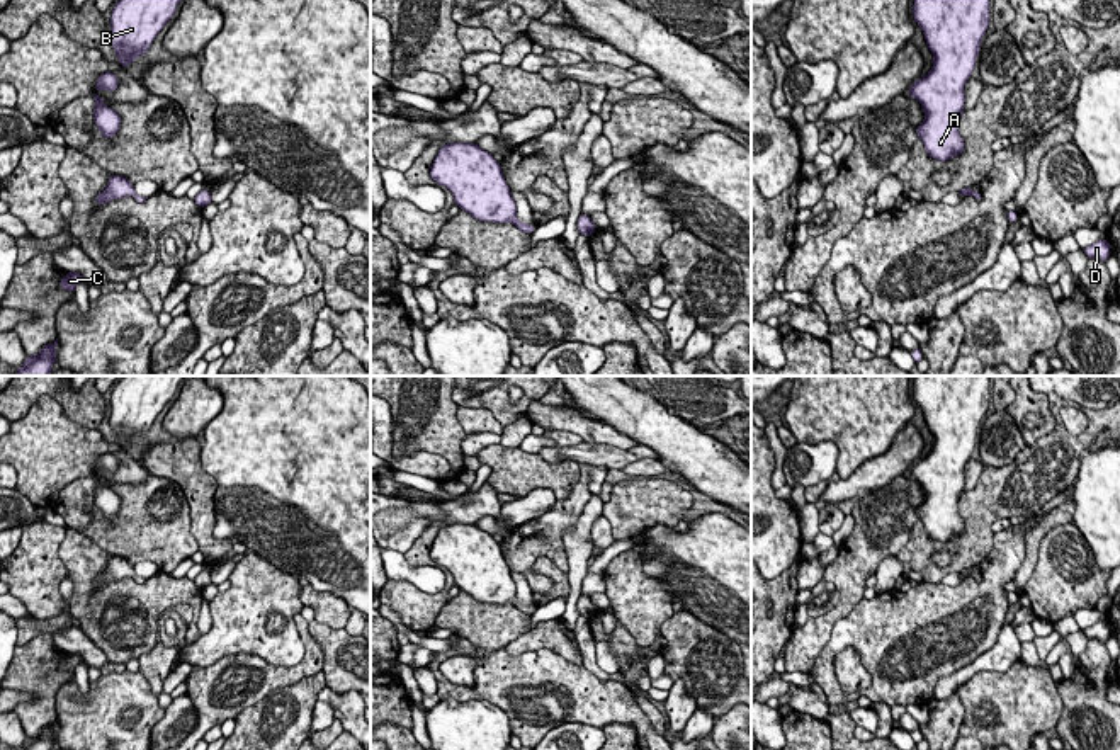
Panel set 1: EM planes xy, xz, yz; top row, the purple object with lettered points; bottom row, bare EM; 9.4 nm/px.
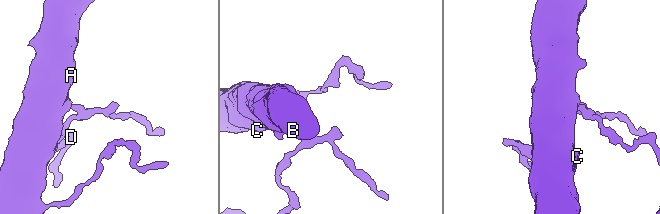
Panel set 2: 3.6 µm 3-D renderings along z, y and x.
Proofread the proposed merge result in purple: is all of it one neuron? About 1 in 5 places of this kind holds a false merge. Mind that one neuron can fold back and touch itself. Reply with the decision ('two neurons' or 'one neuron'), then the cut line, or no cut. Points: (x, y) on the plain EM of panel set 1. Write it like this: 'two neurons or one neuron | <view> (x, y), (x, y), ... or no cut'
one neuron | no cut

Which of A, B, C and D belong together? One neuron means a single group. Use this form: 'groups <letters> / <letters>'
groups A B C D

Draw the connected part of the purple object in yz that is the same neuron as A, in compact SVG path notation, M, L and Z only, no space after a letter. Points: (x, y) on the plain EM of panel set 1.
M913 376L913 398L923 410L933 434L928 456L916 461L908 476L916 480L925 502L916 509L926 534L940 543L959 537L964 519L959 502L964 495L964 468L970 459L989 406L987 376Z

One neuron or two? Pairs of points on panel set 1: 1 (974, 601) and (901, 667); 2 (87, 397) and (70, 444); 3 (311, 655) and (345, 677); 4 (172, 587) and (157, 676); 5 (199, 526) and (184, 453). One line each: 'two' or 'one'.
1: one
2: two
3: two
4: two
5: one

